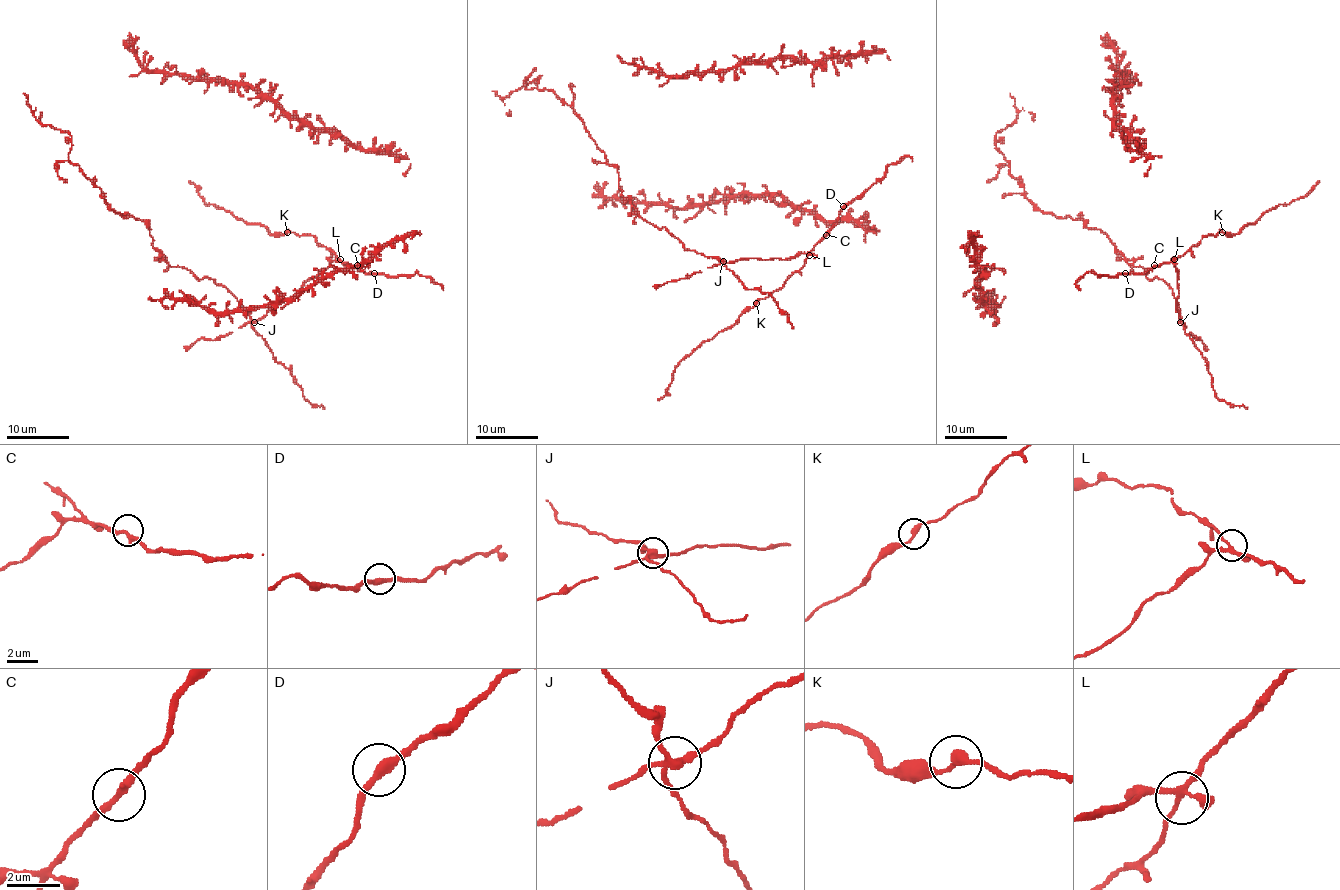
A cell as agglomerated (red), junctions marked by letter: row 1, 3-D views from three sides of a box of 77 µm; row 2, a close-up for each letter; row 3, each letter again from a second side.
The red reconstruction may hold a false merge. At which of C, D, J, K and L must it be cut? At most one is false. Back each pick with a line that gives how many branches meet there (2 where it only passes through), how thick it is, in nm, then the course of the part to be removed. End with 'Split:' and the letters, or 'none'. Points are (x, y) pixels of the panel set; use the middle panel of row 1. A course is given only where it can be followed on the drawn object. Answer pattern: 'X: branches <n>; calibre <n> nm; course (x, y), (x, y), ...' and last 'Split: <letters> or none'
J: branches 4; calibre 240 nm; course (723, 261), (640, 216), (584, 122), (537, 88), (540, 77), (503, 99), (506, 114)
Split: J

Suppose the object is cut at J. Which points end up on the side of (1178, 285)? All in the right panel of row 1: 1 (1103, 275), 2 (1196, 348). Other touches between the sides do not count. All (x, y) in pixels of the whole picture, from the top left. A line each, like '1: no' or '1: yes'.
1: yes
2: no

